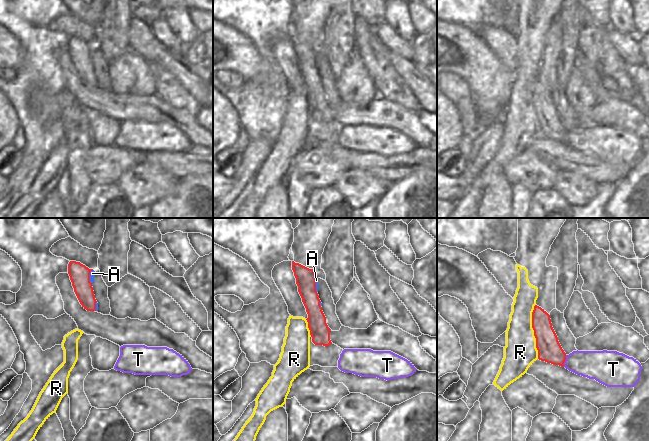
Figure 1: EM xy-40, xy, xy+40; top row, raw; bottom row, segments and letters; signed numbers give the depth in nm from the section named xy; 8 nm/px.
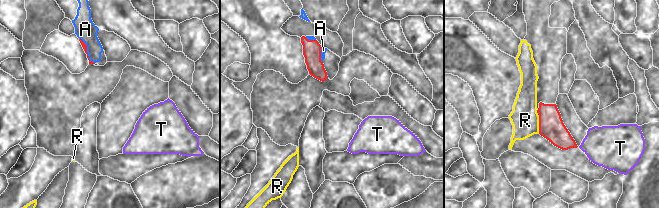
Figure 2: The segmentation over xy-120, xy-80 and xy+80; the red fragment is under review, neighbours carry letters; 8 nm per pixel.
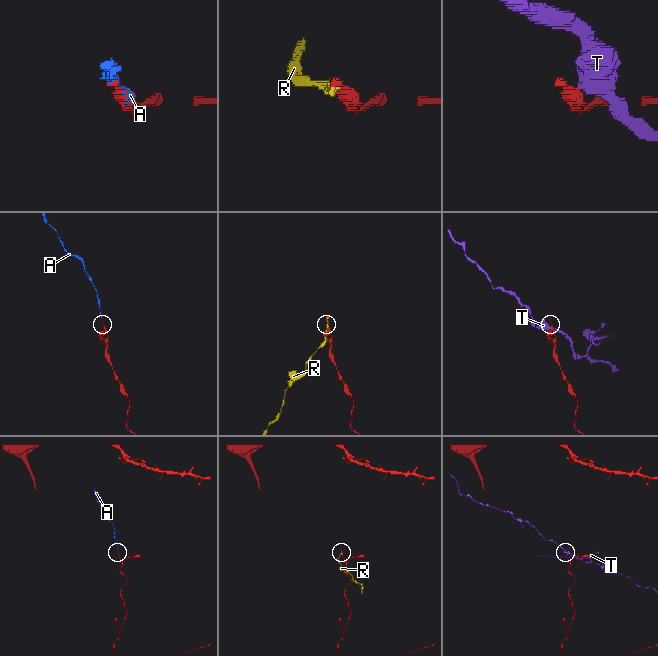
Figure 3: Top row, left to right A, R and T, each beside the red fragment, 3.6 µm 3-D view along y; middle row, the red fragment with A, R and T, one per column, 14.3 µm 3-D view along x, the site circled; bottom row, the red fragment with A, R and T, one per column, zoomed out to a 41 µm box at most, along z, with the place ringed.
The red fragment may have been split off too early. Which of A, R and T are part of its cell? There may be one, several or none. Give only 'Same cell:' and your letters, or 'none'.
Same cell: A

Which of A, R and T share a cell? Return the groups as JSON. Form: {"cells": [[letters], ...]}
{"cells": [["A"], ["R"], ["T"]]}

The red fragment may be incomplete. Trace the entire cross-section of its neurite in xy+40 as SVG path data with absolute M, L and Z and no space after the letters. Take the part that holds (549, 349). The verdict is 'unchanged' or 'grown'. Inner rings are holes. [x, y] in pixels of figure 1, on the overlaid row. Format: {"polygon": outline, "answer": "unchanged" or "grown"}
{"polygon": "M537 305L534 306L532 312L532 328L536 338L538 359L564 367L566 353L562 349L552 327L550 315Z", "answer": "unchanged"}

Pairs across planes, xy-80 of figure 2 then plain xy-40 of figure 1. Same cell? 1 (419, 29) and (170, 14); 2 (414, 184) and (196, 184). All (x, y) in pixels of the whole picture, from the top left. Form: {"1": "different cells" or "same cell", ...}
{"1": "same cell", "2": "different cells"}

